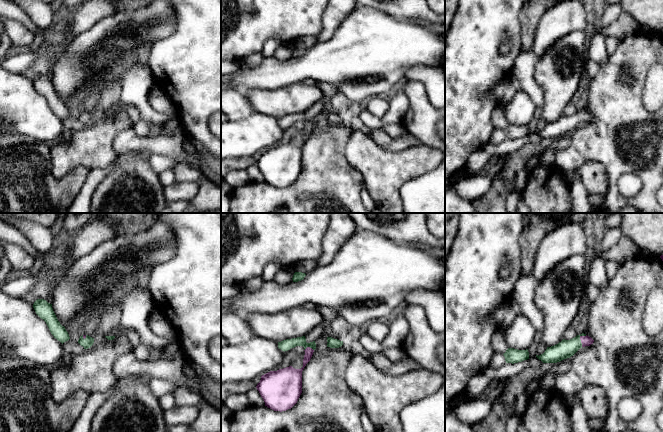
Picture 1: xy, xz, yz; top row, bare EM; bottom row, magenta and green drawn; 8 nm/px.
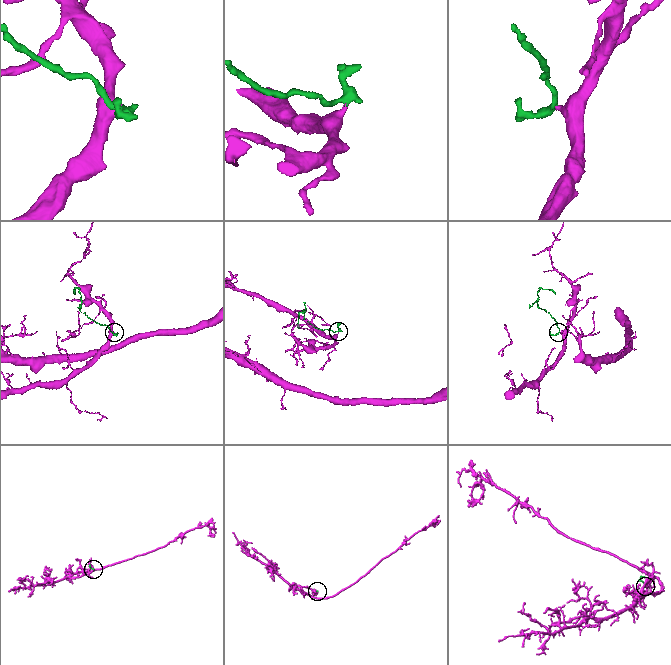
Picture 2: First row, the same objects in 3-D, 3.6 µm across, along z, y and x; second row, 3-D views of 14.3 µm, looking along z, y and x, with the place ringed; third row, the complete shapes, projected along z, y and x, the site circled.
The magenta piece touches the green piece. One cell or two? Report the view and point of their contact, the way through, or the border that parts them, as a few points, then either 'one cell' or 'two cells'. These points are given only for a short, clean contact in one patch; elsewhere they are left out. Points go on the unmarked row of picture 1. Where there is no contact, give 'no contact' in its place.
meets magenta in yz at (580, 115); runs through yz (585, 116), (580, 115), (565, 125); one cell

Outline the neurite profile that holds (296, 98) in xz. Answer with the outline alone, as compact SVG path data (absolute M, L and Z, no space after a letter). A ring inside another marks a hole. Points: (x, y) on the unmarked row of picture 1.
M302 82L273 90L248 89L244 93L257 114L274 118L305 112L324 96L317 85Z

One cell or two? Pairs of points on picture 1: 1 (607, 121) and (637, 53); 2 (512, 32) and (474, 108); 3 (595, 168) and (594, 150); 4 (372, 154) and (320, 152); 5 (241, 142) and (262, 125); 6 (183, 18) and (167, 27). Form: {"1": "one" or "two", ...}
{"1": "one", "2": "one", "3": "two", "4": "two", "5": "one", "6": "two"}

